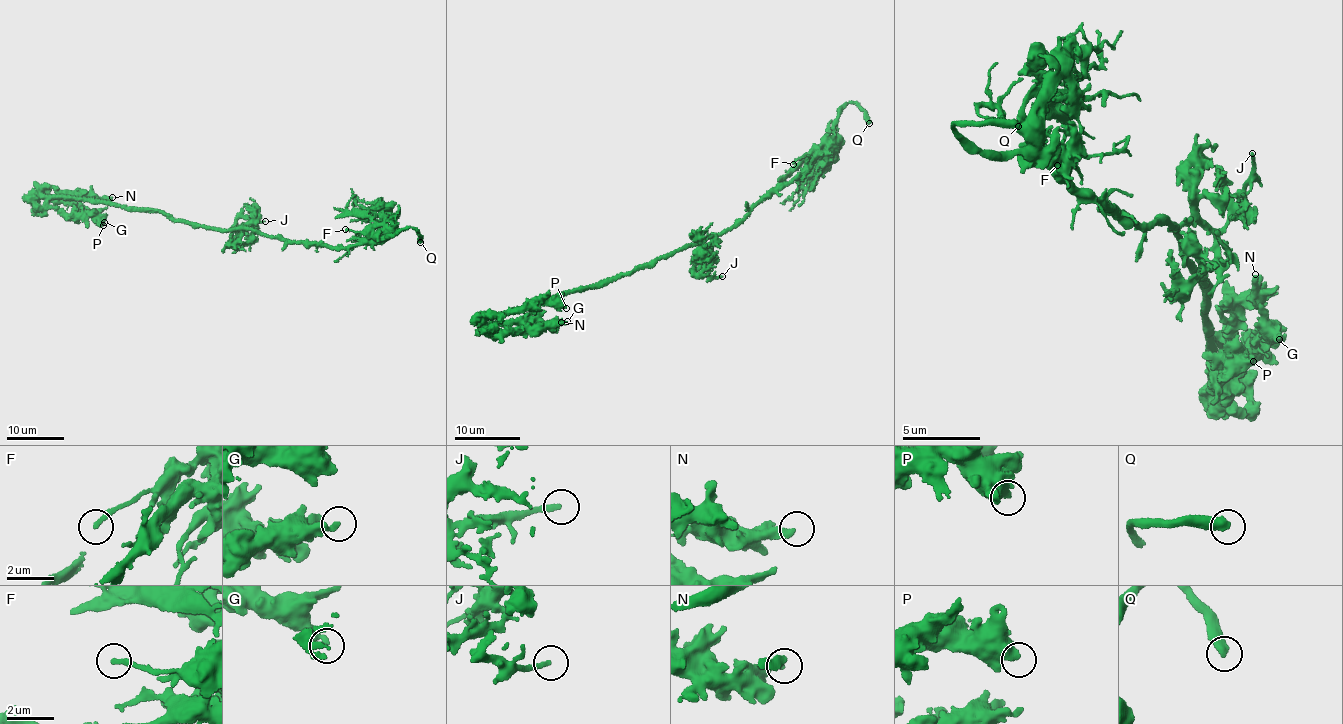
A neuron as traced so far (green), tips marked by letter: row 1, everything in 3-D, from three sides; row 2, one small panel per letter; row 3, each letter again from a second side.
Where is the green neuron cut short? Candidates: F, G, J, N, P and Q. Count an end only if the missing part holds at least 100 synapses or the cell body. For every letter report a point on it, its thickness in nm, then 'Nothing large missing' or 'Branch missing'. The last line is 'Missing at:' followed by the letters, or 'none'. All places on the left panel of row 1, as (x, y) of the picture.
F: Place: (345, 229). Thickness 240 nm. Nothing large missing
G: Place: (104, 222). Thickness 280 nm. Nothing large missing
J: Place: (265, 221). Thickness 200 nm. Nothing large missing
N: Place: (112, 197). Thickness 280 nm. Nothing large missing
P: Place: (103, 225). Thickness 600 nm. Nothing large missing
Q: Place: (420, 242). Thickness 440 nm. Branch missing
Missing at: Q

